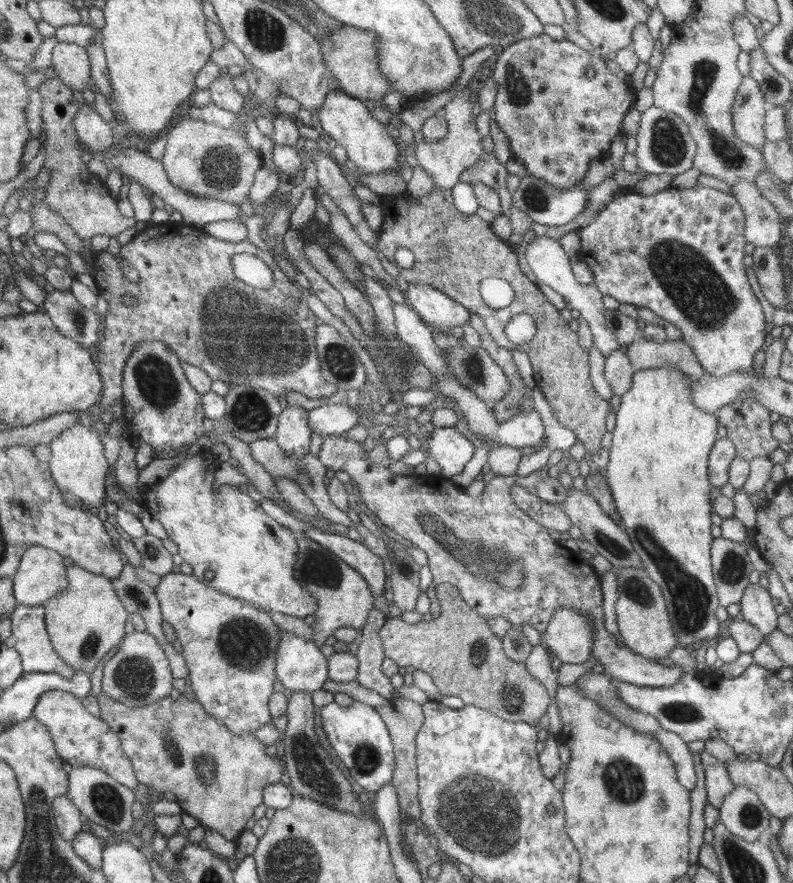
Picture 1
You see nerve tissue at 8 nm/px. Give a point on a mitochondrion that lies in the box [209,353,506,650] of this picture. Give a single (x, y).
(249, 413)

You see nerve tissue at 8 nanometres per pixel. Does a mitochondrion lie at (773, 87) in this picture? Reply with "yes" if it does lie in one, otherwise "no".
yes

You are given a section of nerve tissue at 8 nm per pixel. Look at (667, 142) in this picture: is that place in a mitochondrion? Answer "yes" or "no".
yes

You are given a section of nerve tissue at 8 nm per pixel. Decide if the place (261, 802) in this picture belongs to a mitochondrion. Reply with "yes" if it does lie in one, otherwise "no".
no

